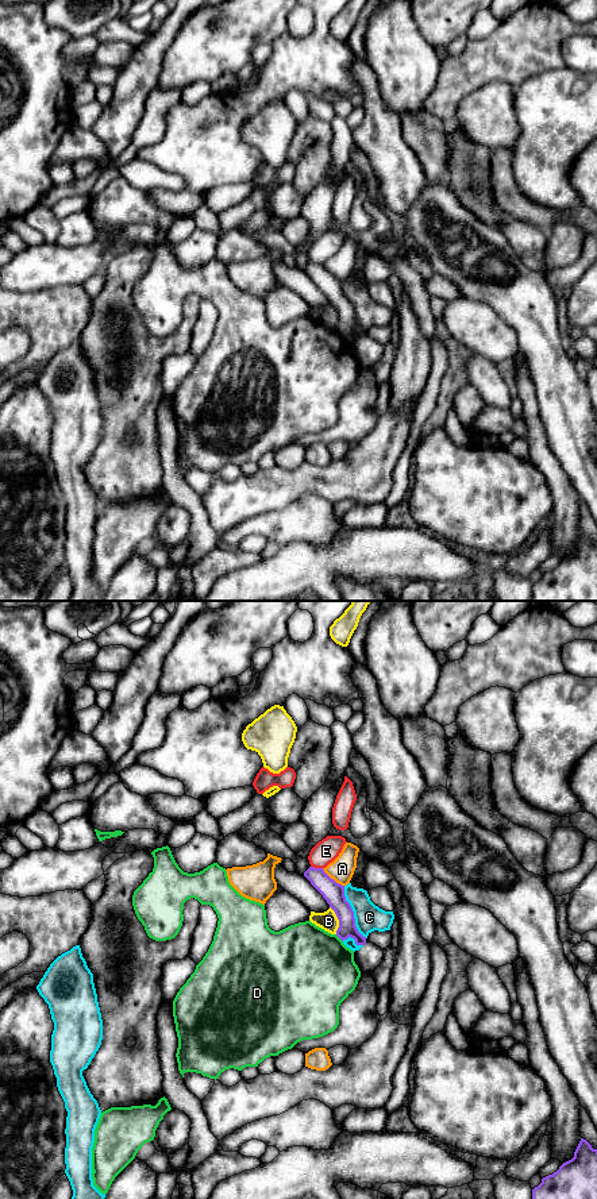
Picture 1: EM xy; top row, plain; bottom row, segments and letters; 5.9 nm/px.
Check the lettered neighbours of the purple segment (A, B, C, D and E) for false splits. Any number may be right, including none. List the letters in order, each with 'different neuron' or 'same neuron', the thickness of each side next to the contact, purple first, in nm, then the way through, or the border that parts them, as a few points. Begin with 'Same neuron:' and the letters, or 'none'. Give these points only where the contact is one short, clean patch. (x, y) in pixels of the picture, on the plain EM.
Same neuron: none
A: different neuron; calibres 130 and 150 nm
B: different neuron; calibres 130 and 120 nm; border xy (330, 301), (338, 315), (336, 328)
C: different neuron; calibres 130 and 160 nm
D: different neuron; calibres 110 and 480 nm
E: different neuron; calibres 130 and 140 nm

